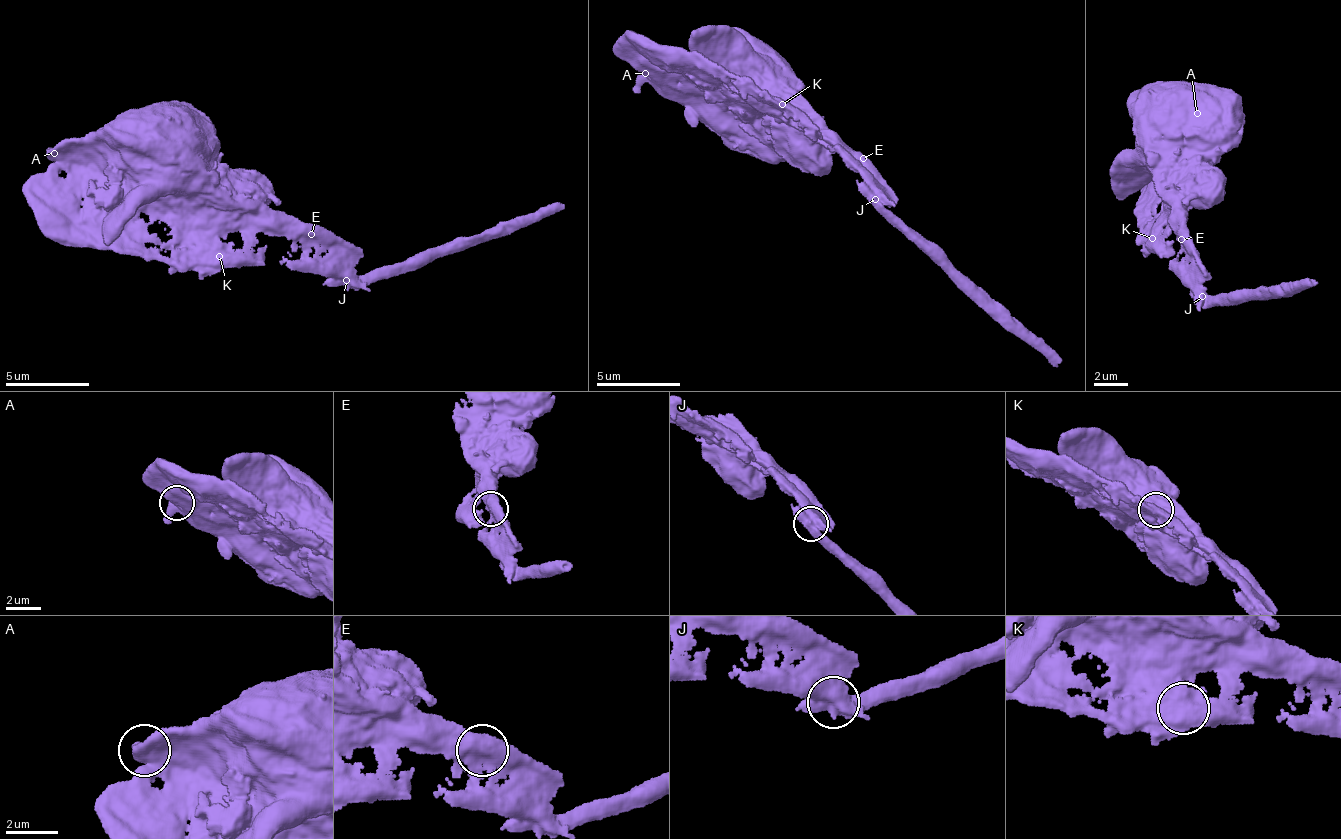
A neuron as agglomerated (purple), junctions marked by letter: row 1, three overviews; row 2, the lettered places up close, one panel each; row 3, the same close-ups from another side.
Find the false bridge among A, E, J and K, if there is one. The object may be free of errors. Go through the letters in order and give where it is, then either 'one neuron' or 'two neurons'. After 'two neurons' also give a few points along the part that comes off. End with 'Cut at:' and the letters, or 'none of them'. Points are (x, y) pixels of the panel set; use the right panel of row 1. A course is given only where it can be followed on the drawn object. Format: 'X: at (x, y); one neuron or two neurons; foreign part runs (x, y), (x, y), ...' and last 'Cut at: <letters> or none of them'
A: at (1197, 113); one neuron
E: at (1181, 239); one neuron
J: at (1202, 296); two neurons; foreign part runs (1201, 295), (1228, 306), (1266, 291), (1283, 297), (1311, 282)
K: at (1152, 238); one neuron
Cut at: J

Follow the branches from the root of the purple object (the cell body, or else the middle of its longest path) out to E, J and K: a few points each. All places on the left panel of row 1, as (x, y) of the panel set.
E: (175, 152), (197, 152), (238, 194), (246, 195), (284, 213), (311, 234)
J: (175, 152), (193, 152), (198, 155), (260, 219), (272, 224), (347, 279)
K: (175, 152), (191, 149), (199, 158), (199, 170), (207, 179), (207, 236), (219, 256)

